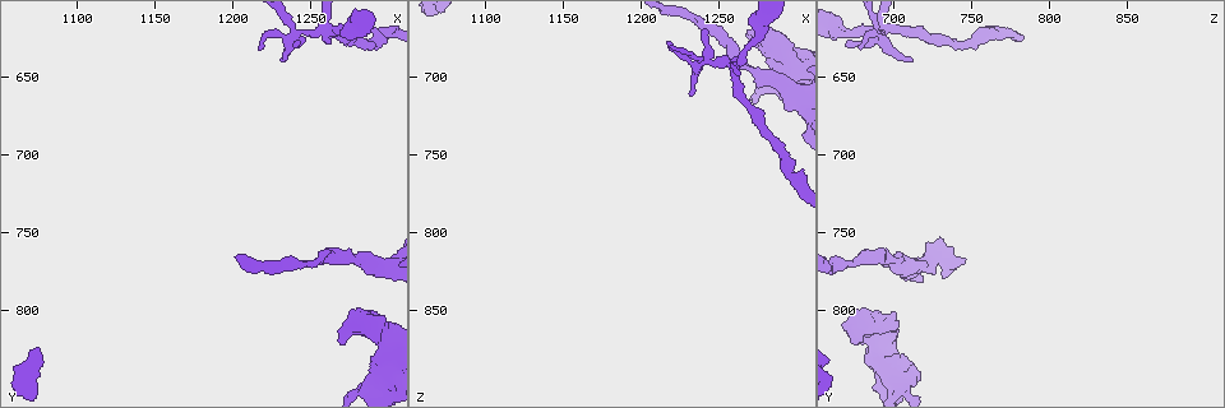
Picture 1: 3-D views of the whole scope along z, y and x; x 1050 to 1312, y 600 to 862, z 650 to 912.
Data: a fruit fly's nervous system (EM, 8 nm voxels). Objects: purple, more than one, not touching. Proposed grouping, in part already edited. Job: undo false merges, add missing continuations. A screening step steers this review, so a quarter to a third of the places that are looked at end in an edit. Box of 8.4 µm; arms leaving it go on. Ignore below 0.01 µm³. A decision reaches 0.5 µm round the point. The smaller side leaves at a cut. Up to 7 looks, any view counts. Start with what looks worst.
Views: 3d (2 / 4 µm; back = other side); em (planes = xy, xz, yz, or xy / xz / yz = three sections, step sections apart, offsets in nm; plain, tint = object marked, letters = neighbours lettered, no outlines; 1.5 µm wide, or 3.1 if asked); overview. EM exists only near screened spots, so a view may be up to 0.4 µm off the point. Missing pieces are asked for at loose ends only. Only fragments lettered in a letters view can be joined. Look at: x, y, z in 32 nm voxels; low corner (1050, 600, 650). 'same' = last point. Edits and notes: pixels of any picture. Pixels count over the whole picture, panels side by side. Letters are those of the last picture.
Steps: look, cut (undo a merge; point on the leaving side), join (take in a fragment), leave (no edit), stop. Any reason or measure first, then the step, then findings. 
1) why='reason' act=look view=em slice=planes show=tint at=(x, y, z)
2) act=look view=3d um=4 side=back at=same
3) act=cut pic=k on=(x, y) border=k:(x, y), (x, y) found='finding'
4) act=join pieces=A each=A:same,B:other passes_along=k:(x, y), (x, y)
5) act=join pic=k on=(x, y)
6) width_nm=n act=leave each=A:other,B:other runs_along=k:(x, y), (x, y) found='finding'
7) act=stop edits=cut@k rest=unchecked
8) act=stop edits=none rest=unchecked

why='free end' act=look view=em slice=planes show=letters at=(1270, 820, 674)

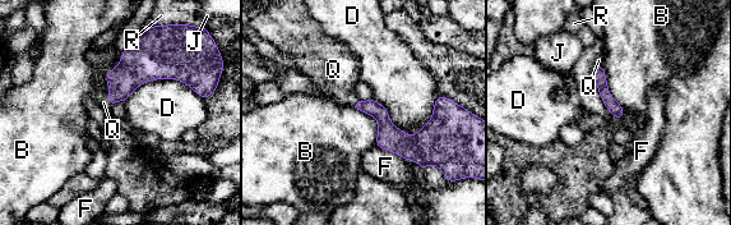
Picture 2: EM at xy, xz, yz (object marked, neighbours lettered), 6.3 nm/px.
act=join pieces=Q each=B:other,D:other,F:other,J:other,Q:same,R:other passes_along=2:(137, 67), (109, 95), (103, 102) found='it goes on there'

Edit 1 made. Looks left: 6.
act=look view=overview

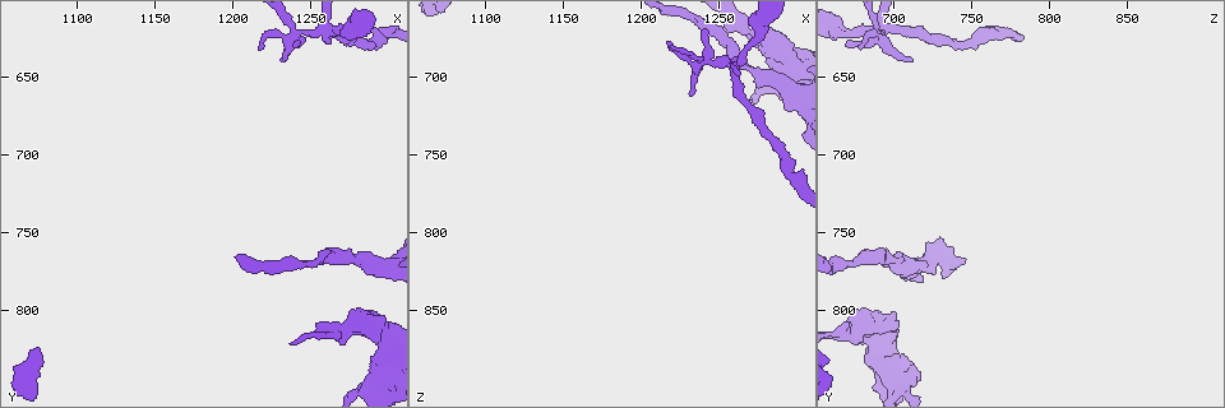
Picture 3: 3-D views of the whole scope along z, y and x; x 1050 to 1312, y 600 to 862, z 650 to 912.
why='abrupt turn' act=look view=3d um=2 at=(1258, 616, 694)

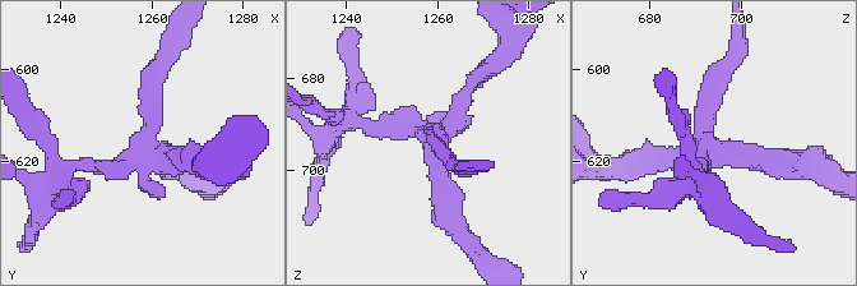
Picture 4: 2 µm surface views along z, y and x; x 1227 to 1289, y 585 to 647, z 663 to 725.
why='shape alone is not enough' act=look view=em slice=xz step=4 show=letters at=(1260, 617, 695)

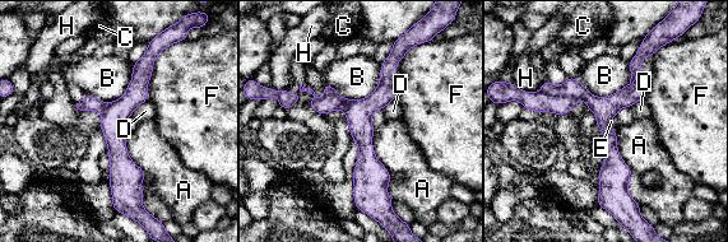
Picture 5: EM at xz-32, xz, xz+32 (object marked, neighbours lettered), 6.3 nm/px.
act=look view=em slice=planes show=letters at=same

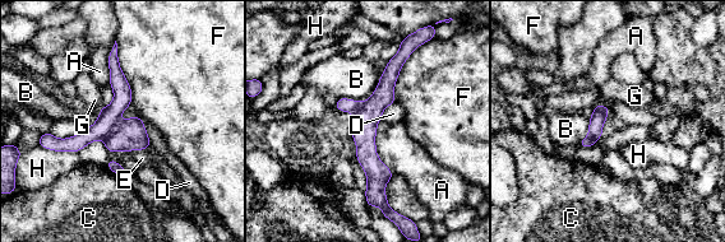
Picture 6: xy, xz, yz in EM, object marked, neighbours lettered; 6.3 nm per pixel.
width_nm=100 act=cut pic=6 on=(107, 119) each=A:other,B:other,C:other,D:other,E:other,F:other,G:other,H:other part_leaving=6:(114, 52), (119, 105), (77, 143), (50, 139) found='two neurons meet here'

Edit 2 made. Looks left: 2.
act=stop edits=join@2,cut@6 rest=unchecked

